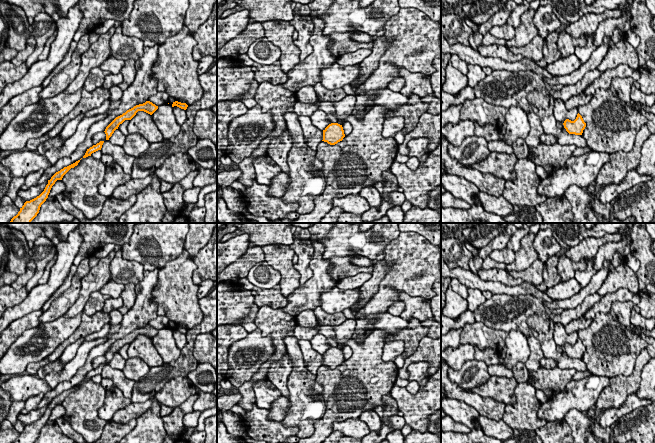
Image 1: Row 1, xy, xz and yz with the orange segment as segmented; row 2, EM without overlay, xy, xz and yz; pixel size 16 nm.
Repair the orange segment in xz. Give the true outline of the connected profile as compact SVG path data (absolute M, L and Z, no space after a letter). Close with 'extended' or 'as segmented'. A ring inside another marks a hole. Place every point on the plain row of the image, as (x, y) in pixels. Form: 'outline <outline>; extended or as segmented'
outline M331 347L323 354L323 364L330 369L335 369L345 361L342 349Z; as segmented

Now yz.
outline M579 337L577 338L577 341L574 345L566 343L563 349L569 358L575 359L582 359L583 354L586 351L586 347L584 346L582 340Z; as segmented

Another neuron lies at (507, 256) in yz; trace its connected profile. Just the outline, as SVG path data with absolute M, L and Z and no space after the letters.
M508 248L502 250L494 250L489 254L490 258L496 262L509 265L515 261L515 252Z

